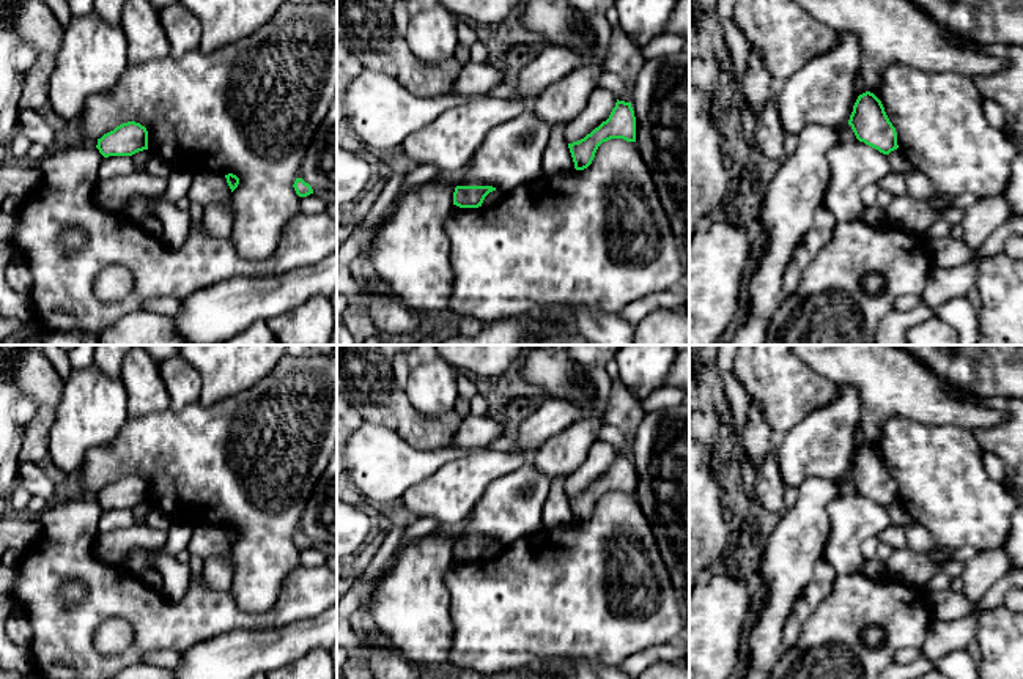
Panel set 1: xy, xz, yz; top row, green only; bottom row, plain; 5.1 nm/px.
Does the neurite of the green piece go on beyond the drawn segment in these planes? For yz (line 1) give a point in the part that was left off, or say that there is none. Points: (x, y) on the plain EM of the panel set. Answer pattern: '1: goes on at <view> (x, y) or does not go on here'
1: does not go on here

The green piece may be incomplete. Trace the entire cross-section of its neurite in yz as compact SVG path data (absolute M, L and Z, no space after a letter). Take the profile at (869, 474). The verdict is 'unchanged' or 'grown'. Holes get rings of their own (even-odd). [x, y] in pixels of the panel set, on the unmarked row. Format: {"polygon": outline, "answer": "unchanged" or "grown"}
{"polygon": "M870 444L858 449L848 477L859 495L883 507L899 501L896 480L889 474L881 454Z", "answer": "unchanged"}

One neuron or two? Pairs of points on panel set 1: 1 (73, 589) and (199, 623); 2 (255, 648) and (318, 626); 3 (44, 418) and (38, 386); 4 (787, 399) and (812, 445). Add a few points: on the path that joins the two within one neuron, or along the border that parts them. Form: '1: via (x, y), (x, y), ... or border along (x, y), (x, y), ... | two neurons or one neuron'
1: border along (87, 588), (76, 580), (68, 580), (57, 593) | two neurons
2: via (271, 648), (284, 646), (302, 637) | one neuron
3: via (44, 410), (44, 394) | one neuron
4: border along (831, 400), (816, 407), (776, 441) | two neurons

